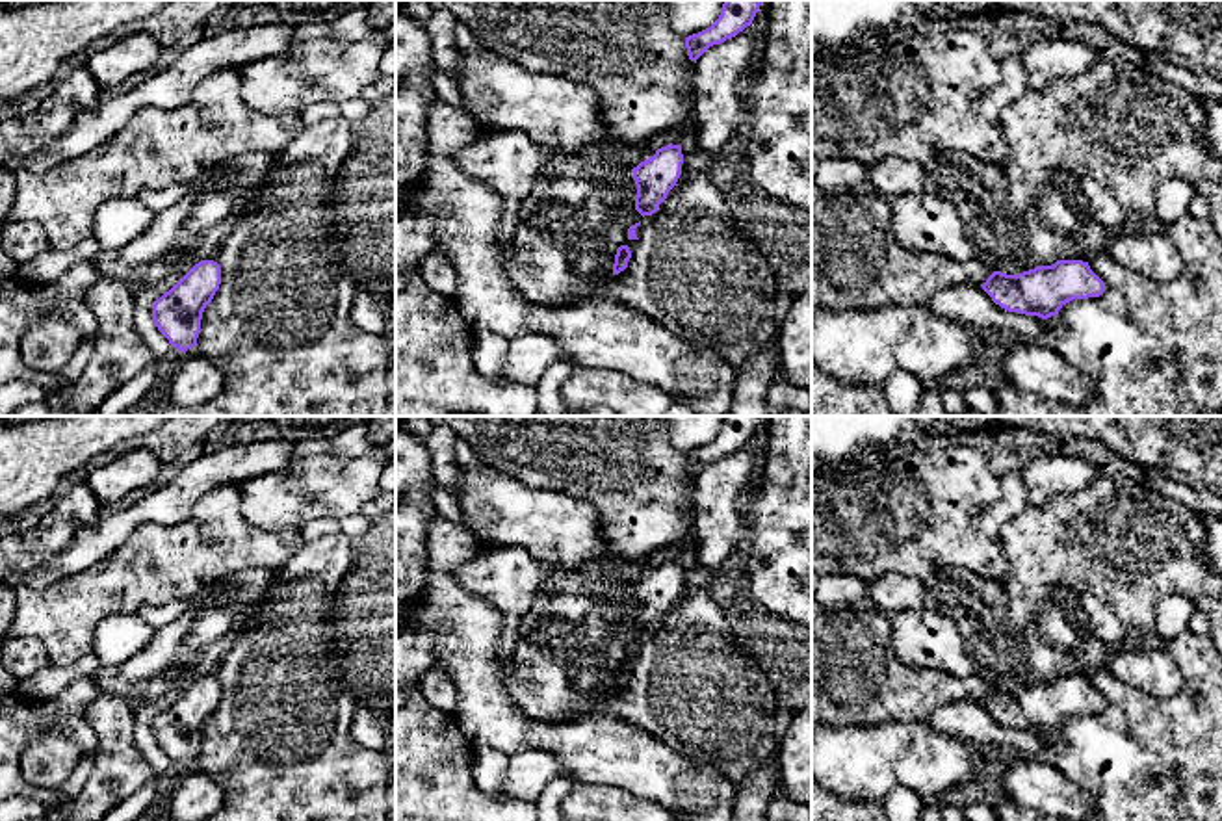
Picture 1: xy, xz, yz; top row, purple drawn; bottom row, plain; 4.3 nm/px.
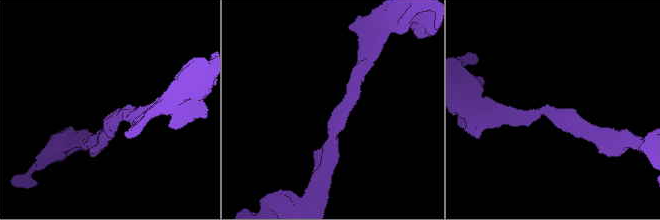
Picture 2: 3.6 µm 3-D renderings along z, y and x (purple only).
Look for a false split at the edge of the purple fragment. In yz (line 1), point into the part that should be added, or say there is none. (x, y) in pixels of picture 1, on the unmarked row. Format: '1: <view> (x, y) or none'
1: none

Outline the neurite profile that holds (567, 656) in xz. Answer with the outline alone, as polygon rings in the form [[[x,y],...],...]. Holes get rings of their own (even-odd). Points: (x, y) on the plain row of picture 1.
[[[568,568],[557,589],[542,593],[535,607],[520,622],[516,656],[507,678],[507,693],[526,719],[557,724],[585,717],[598,704],[624,693],[613,689],[620,661],[635,665],[650,632],[635,626],[637,602],[630,583],[587,585],[576,568]]]

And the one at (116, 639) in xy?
[[[137,613],[108,617],[93,633],[93,654],[102,667],[119,667],[145,650],[154,633]]]

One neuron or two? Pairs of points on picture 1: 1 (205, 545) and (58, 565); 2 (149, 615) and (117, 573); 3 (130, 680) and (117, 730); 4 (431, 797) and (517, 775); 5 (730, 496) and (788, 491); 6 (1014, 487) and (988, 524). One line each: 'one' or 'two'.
1: two
2: two
3: two
4: two
5: two
6: one

